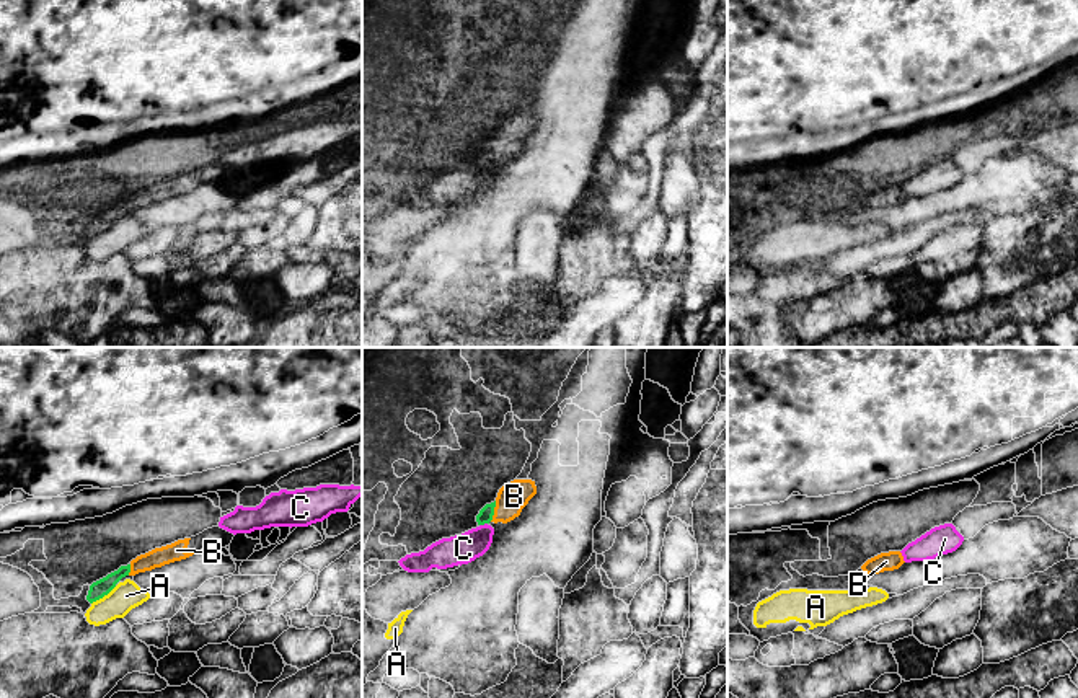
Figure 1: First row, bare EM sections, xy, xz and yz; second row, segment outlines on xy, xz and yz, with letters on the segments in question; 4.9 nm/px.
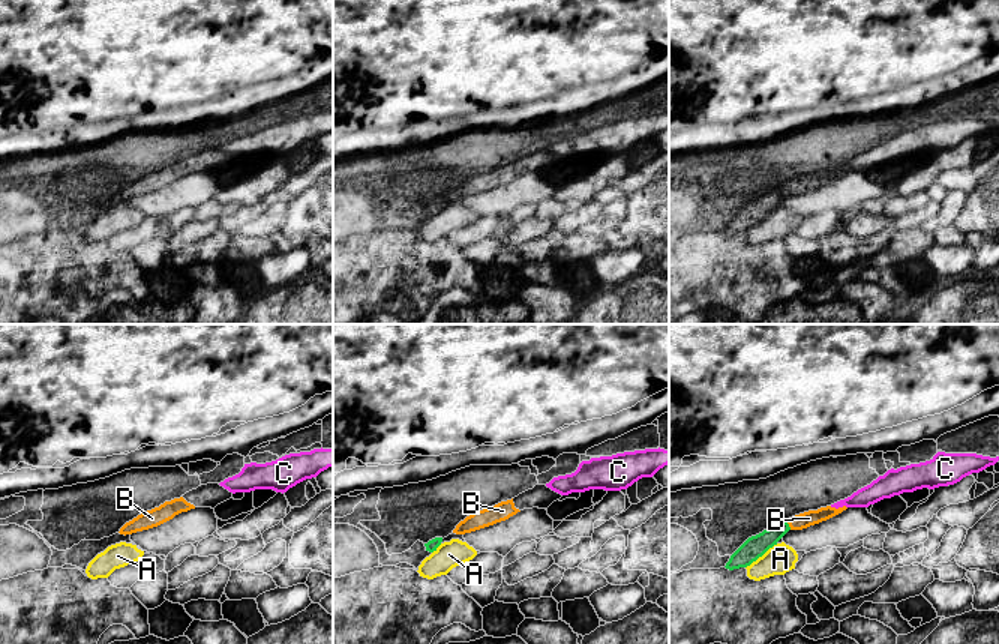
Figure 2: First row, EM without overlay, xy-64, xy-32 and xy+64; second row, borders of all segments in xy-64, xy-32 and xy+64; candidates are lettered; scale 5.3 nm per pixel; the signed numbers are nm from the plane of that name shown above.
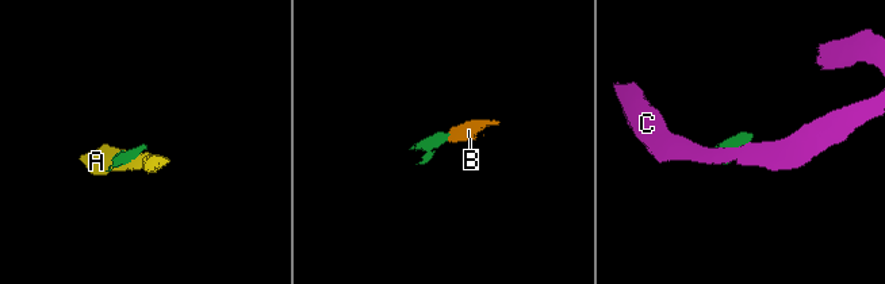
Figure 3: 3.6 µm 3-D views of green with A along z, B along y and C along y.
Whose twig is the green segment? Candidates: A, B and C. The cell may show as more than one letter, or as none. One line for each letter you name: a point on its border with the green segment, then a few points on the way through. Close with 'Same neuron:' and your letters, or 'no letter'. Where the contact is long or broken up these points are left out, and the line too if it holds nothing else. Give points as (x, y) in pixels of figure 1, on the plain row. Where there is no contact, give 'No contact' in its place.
B: Touches green at xz (493, 145). Path across: xz (485, 150), (493, 145), (514, 131)
Same neuron: B

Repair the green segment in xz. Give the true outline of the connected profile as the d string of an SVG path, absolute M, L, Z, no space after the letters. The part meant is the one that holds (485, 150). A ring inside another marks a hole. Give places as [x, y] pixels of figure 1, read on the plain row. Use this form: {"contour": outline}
{"contour": "M514 114L504 119L494 137L486 139L476 150L478 160L489 157L507 158L520 150L522 144L537 129L535 116L532 114Z"}

